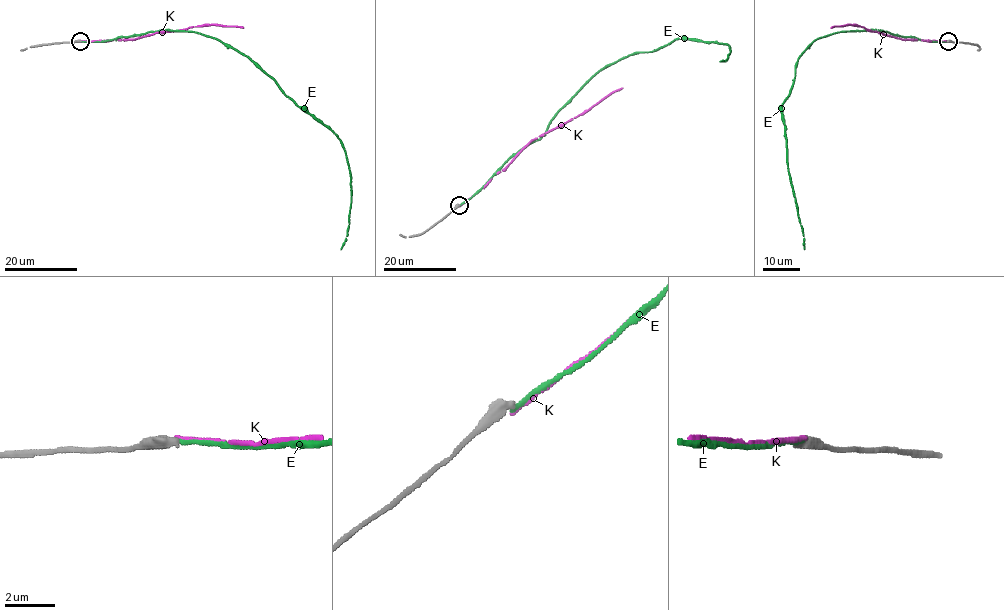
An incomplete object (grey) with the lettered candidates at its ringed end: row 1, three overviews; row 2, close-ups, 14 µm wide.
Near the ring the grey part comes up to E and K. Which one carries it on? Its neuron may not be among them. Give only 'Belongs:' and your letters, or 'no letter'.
Belongs: no letter

